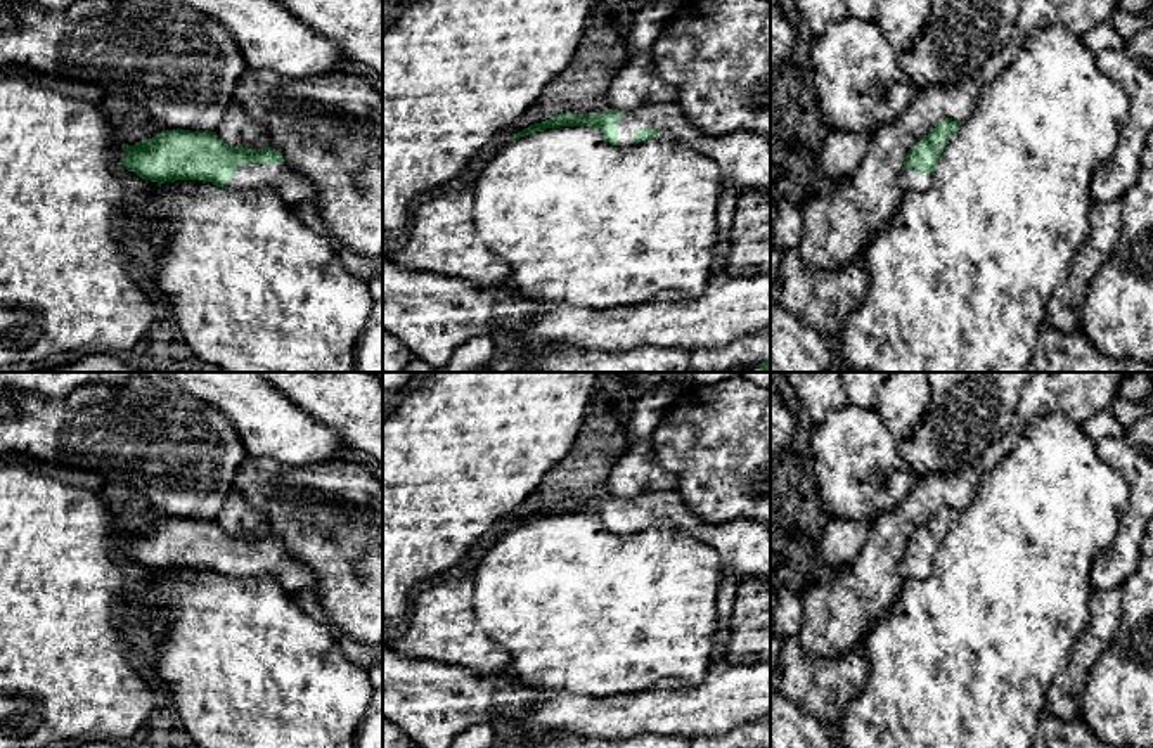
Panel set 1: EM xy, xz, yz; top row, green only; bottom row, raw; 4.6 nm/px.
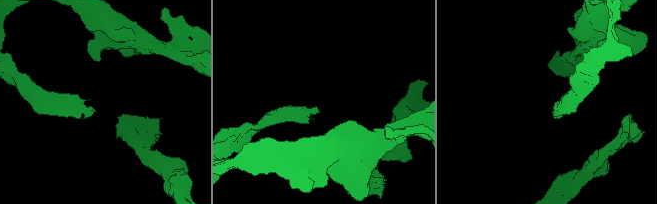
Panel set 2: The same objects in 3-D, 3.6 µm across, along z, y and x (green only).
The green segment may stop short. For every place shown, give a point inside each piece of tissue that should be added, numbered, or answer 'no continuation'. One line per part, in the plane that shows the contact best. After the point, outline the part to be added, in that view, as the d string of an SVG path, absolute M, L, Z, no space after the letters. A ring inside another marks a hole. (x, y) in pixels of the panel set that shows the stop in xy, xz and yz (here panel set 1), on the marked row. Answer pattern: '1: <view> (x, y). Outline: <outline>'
1: xy (293, 187). Outline: M242 163L235 168L235 175L227 182L234 190L274 189L291 206L303 201L317 199L317 189L306 177L296 173L284 163Z

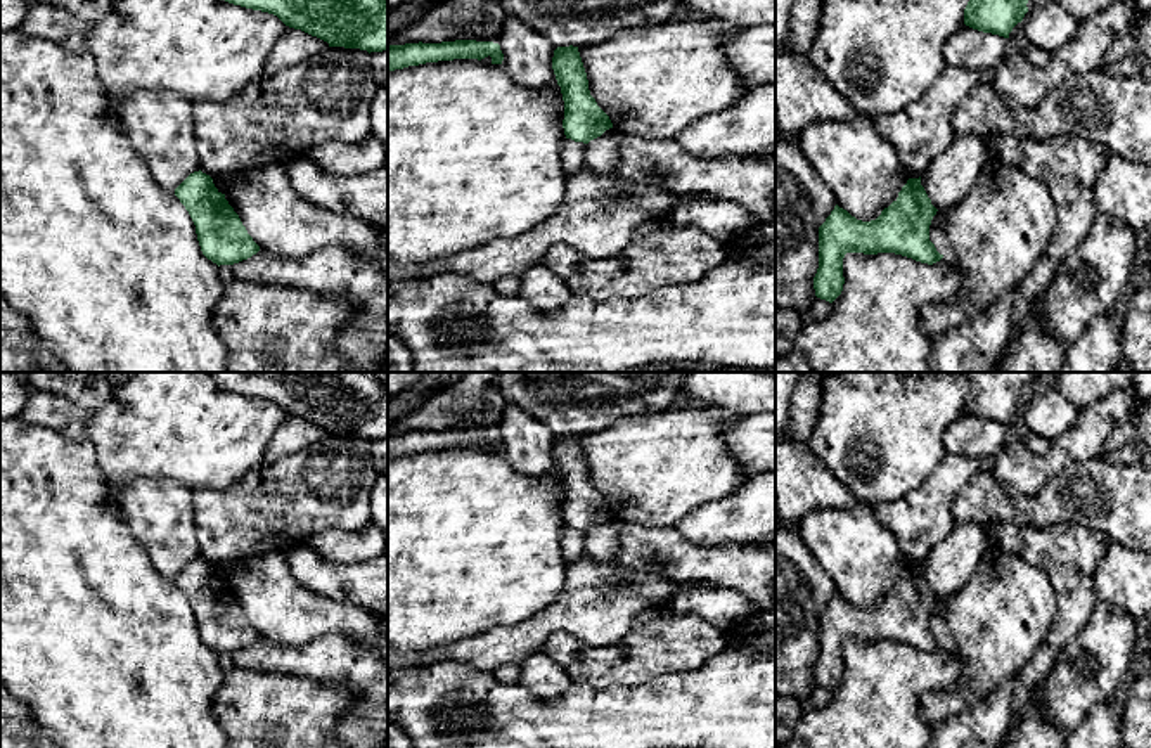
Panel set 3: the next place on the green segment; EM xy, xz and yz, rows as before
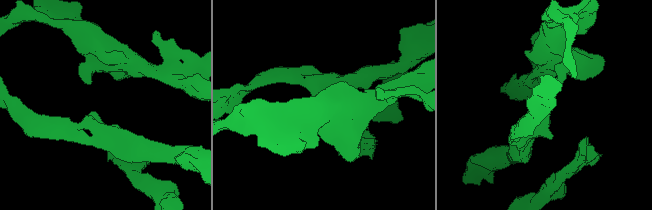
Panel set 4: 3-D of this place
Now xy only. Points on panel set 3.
no continuation

